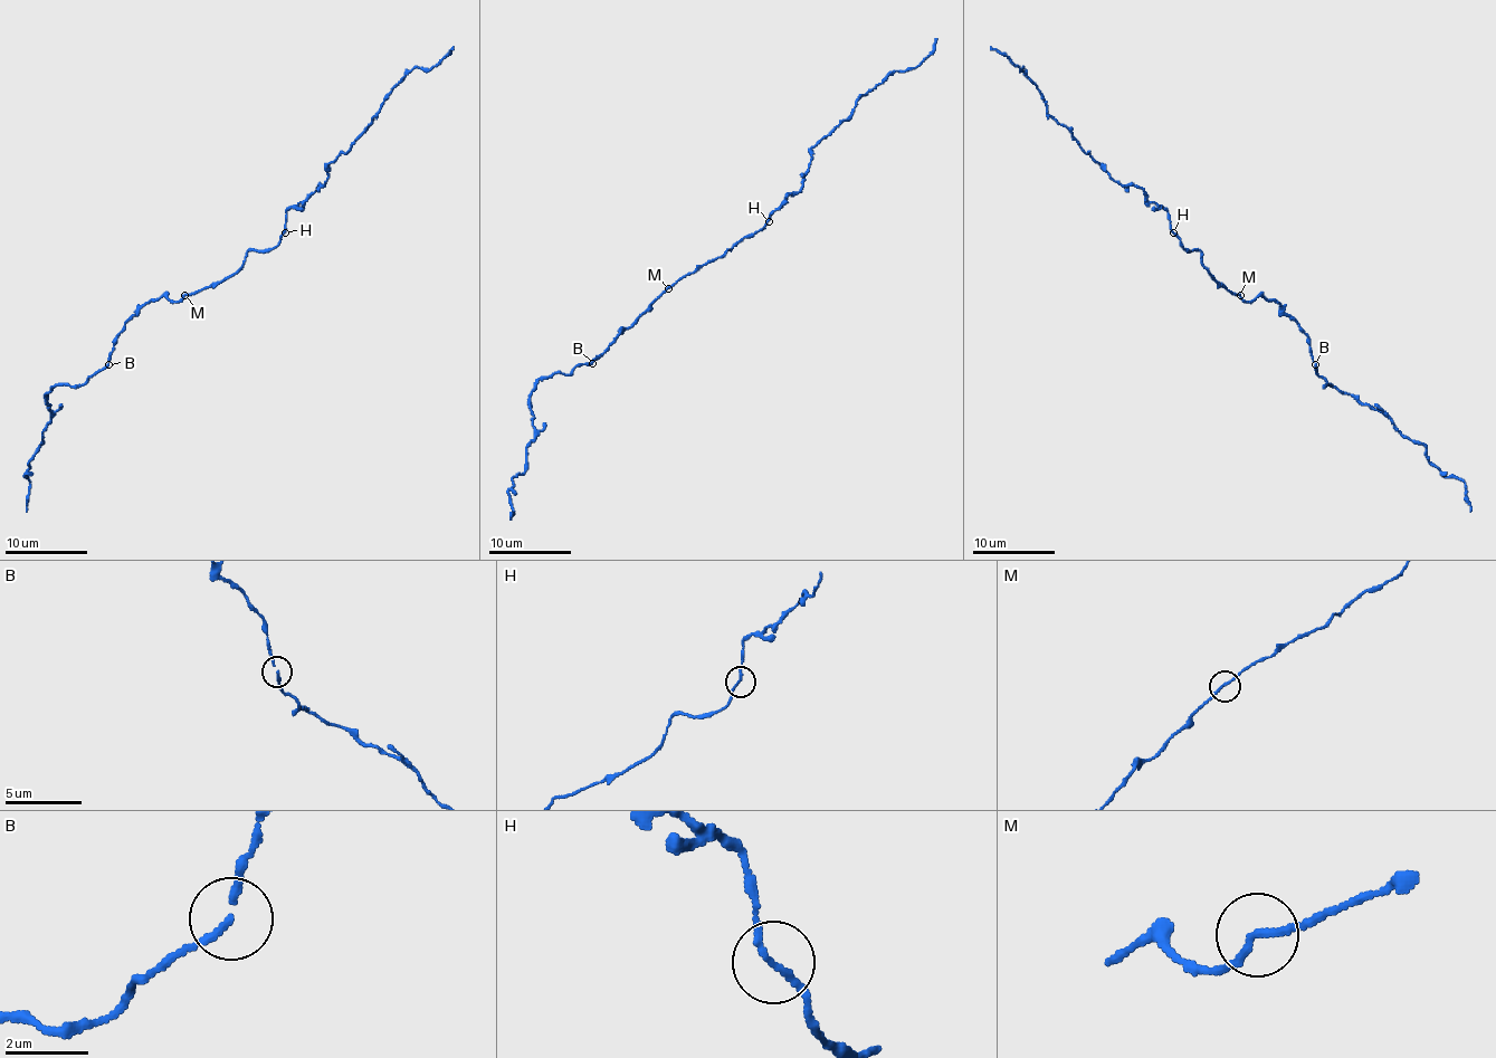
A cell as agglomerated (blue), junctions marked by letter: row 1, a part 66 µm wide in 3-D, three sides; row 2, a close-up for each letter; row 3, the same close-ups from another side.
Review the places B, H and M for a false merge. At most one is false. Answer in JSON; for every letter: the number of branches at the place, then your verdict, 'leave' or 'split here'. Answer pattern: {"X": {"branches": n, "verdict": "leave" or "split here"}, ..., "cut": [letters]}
{"B": {"branches": 2, "verdict": "leave"}, "H": {"branches": 2, "verdict": "leave"}, "M": {"branches": 2, "verdict": "leave"}, "cut": []}

